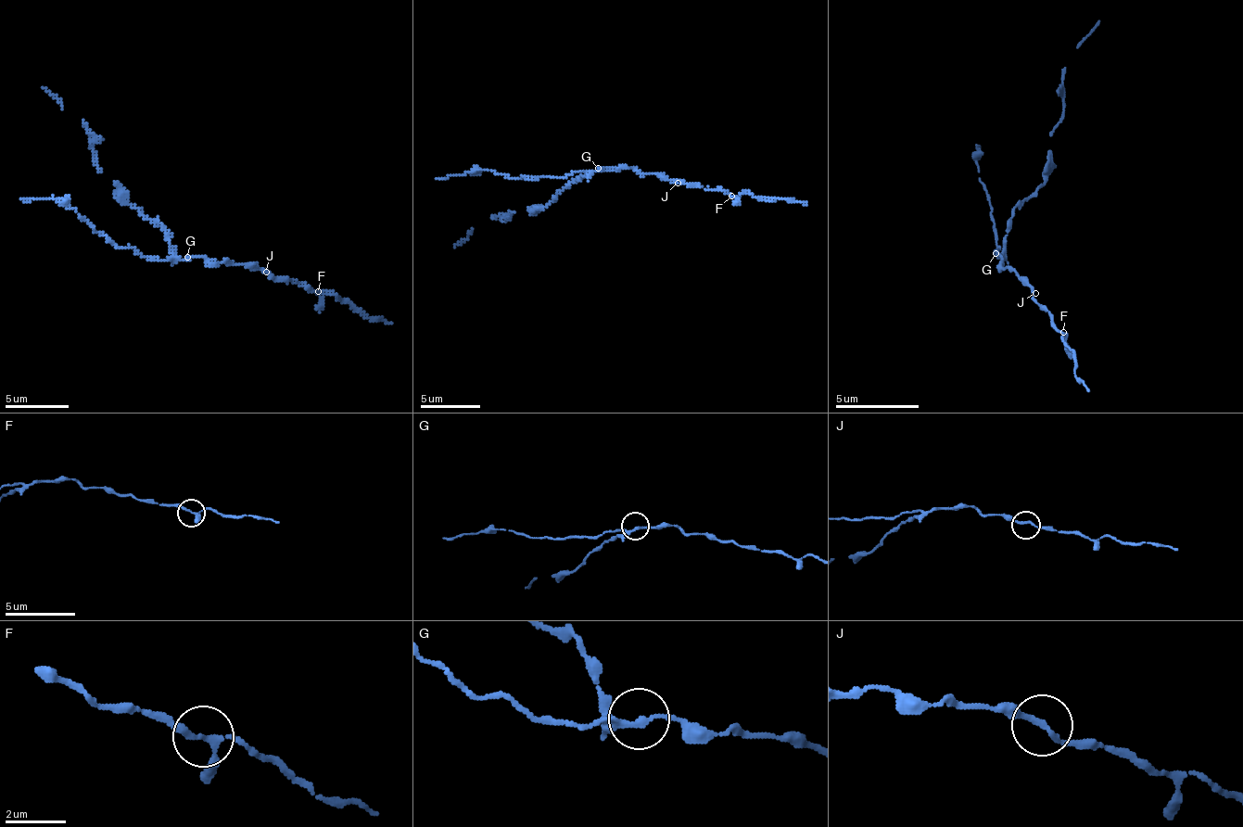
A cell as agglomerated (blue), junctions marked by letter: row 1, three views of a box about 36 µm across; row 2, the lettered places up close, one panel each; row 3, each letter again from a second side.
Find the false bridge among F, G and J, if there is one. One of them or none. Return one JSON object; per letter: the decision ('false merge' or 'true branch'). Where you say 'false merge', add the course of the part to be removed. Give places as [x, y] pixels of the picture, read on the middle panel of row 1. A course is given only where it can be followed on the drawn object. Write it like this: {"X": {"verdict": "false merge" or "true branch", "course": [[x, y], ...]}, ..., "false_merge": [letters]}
{"F": {"verdict": "true branch"}, "G": {"verdict": "true branch"}, "J": {"verdict": "true branch"}, "false_merge": []}

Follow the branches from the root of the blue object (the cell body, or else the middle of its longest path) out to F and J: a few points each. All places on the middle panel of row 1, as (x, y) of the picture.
F: (596, 171), (634, 168), (643, 173), (664, 173), (671, 180), (699, 184), (705, 190), (724, 190), (730, 197)
J: (596, 171), (634, 168), (643, 173), (664, 173), (678, 183)

